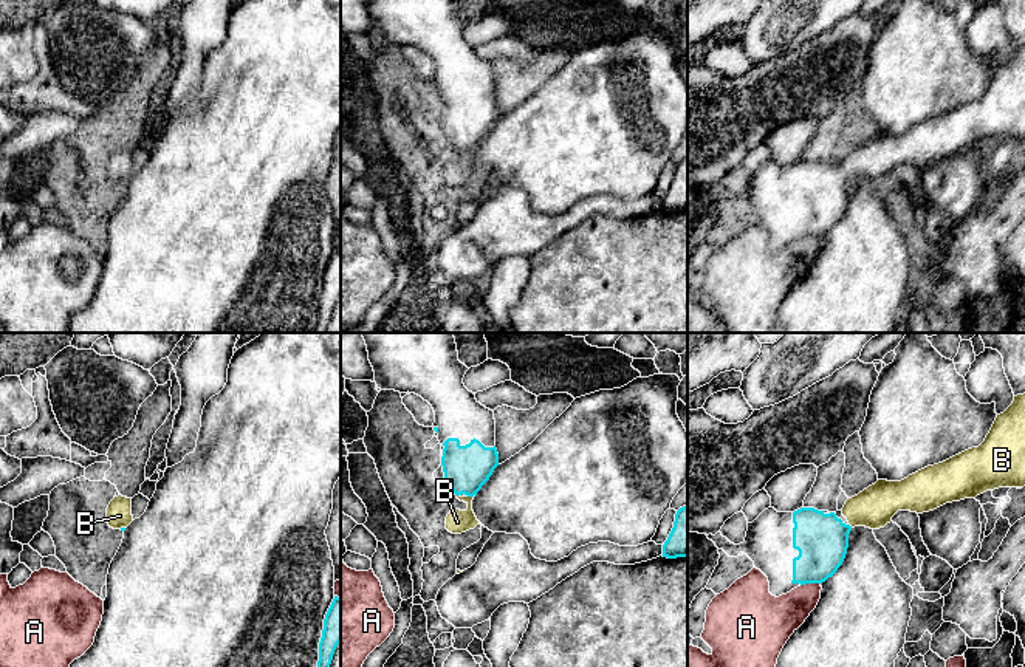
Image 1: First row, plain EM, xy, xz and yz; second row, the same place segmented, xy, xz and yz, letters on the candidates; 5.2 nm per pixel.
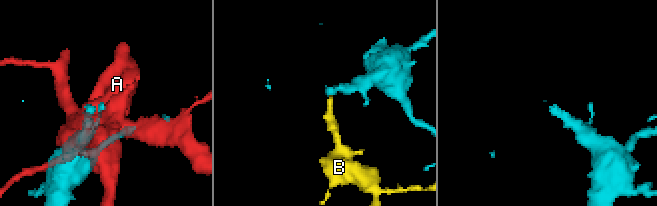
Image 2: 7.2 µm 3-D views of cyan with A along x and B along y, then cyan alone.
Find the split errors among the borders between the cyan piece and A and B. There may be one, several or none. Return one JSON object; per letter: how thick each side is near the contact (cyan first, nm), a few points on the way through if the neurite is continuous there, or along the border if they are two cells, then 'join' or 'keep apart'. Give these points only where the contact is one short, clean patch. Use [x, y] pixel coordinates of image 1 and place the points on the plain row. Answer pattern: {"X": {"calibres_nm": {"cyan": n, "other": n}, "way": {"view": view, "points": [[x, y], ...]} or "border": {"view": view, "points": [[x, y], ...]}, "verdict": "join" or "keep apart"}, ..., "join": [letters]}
{"A": {"calibres_nm": {"cyan": 280, "other": 220}, "verdict": "keep apart"}, "B": {"calibres_nm": {"cyan": 240, "other": 120}, "way": {"view": "xz", "points": [[466, 121], [471, 149], [469, 163], [457, 175]]}, "verdict": "join"}, "join": ["B"]}

